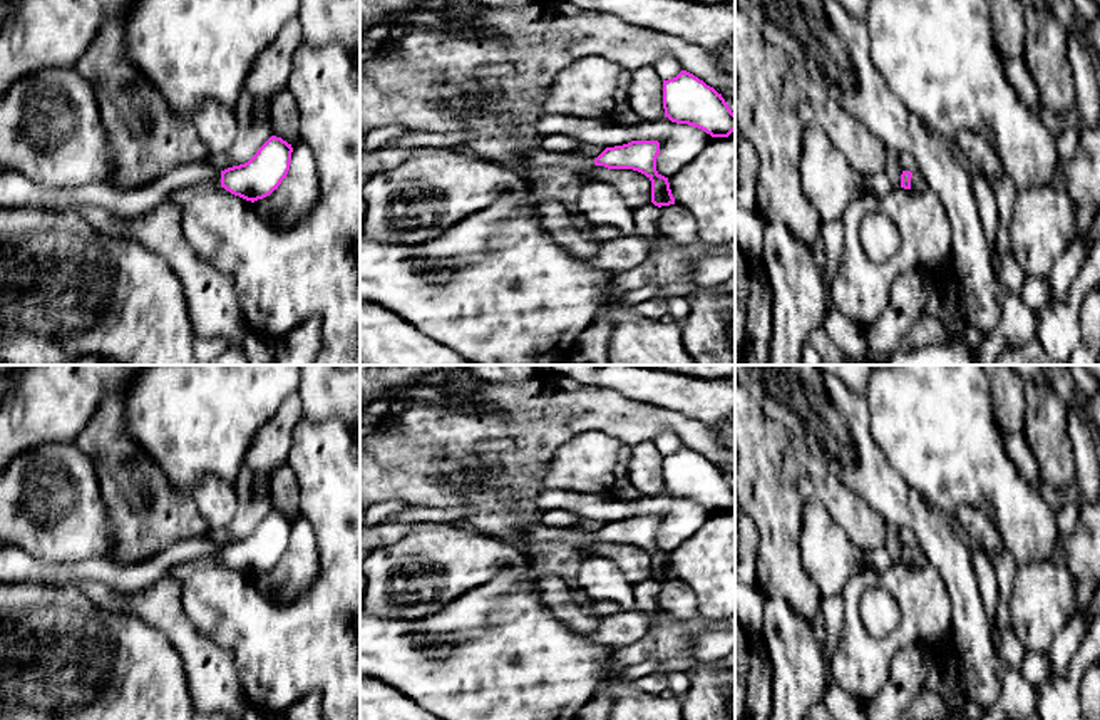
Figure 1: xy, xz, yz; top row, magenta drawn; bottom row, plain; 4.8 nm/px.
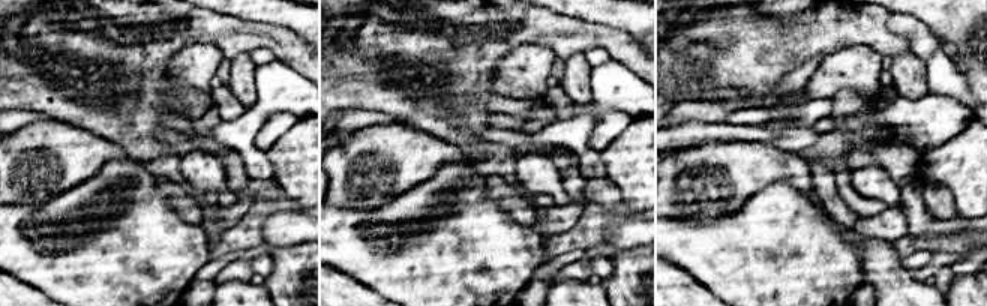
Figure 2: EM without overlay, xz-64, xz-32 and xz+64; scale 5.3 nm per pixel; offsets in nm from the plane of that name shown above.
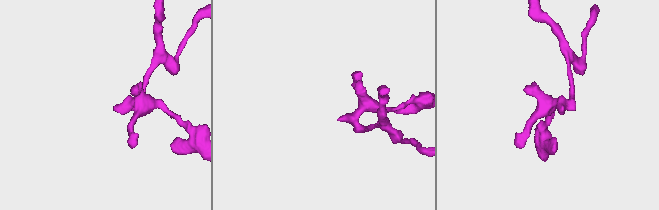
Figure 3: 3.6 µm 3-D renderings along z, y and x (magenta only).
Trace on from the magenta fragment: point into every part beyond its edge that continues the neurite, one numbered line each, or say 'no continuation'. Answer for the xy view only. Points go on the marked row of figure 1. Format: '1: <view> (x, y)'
1: xy (15, 190)

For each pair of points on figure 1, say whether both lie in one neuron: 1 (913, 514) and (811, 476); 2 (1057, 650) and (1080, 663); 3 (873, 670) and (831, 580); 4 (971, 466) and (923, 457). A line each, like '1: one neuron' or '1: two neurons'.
1: two neurons
2: two neurons
3: two neurons
4: one neuron

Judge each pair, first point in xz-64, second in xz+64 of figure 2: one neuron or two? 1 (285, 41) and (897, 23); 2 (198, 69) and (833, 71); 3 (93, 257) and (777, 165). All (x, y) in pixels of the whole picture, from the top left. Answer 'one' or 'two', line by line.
1: two
2: one
3: two

